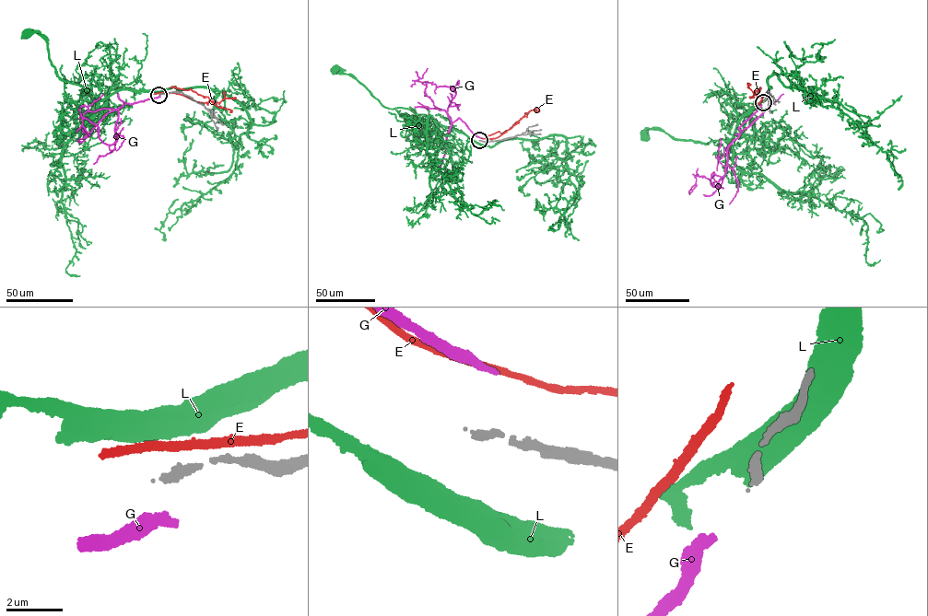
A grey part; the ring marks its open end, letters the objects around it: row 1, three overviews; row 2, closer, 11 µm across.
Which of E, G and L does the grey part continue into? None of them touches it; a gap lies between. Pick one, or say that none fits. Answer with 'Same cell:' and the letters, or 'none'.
Same cell: none

